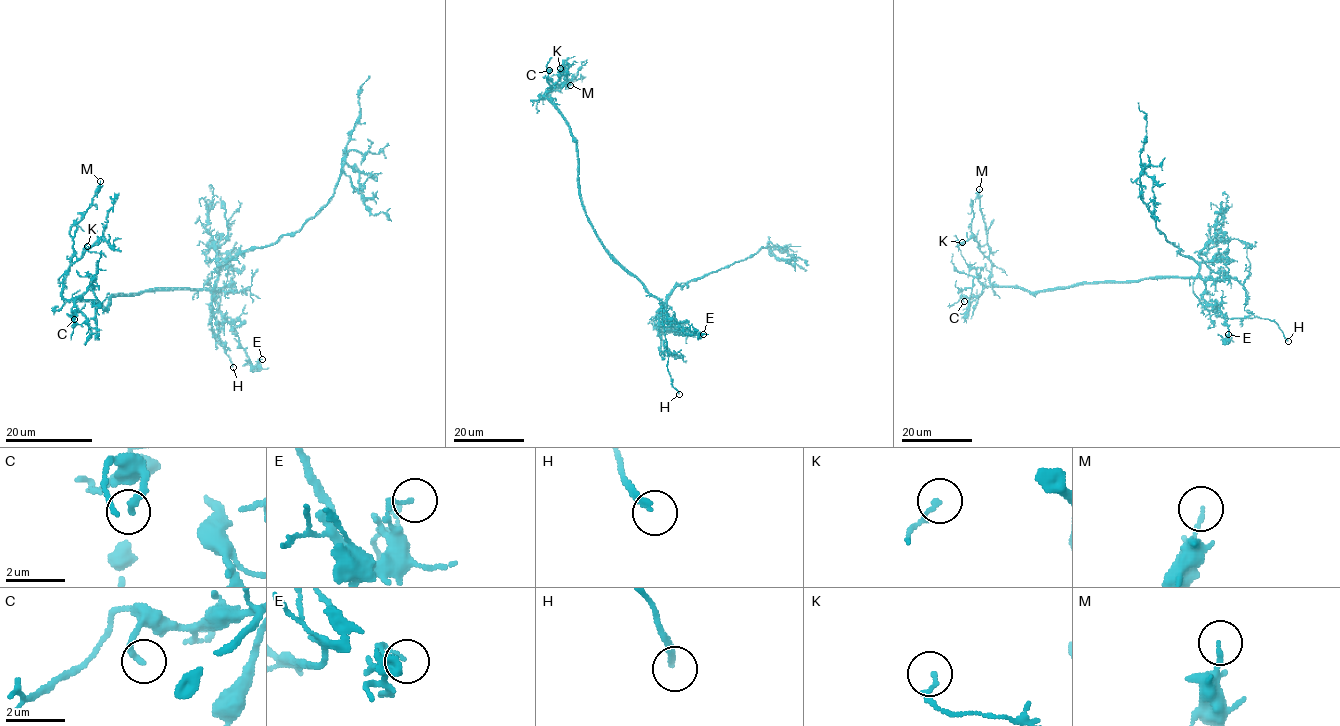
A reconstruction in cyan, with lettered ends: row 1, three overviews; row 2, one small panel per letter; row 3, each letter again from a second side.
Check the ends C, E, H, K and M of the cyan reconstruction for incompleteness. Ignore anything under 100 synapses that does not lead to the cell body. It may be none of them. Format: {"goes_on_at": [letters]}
{"goes_on_at": ["H"]}

